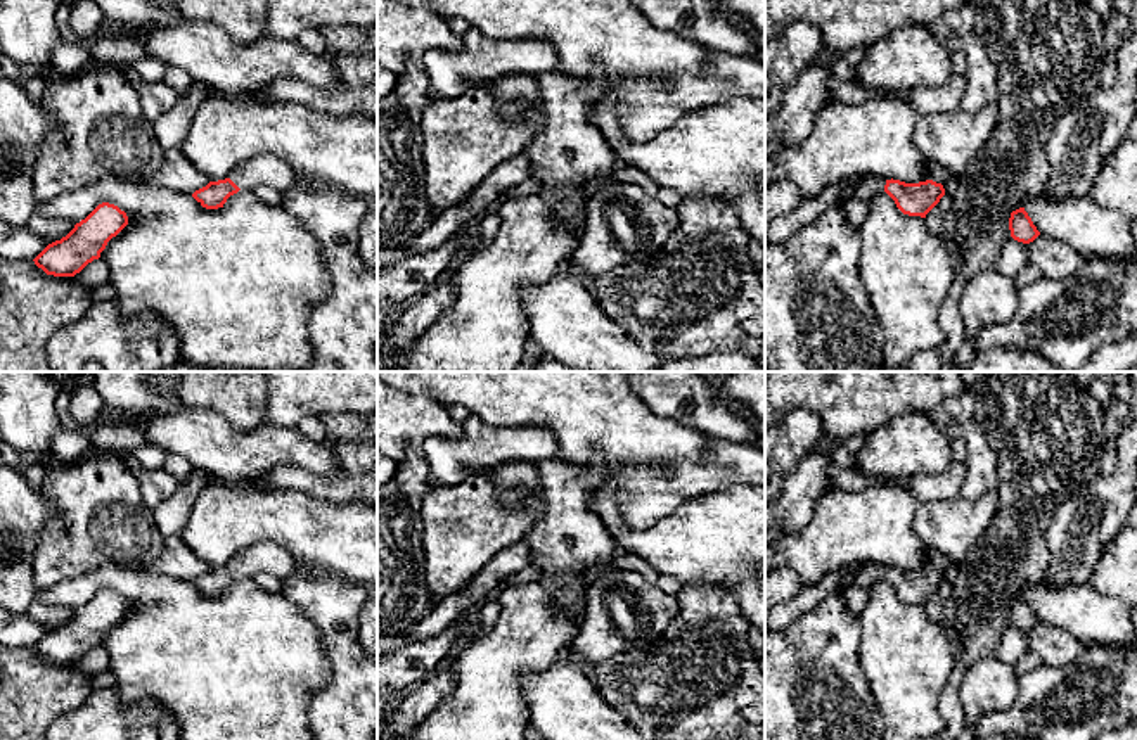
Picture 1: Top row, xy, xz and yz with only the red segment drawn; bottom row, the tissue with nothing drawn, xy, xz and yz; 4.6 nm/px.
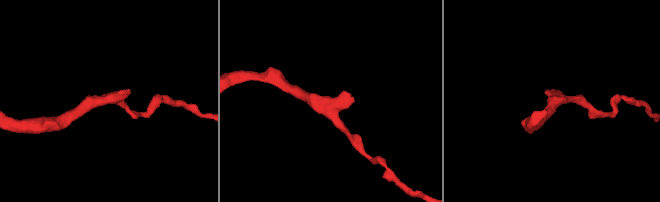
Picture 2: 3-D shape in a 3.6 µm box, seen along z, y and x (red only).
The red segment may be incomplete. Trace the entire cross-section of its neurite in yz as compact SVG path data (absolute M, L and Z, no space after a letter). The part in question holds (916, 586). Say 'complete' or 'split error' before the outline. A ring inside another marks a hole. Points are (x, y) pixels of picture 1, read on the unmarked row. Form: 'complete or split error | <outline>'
split error | M865 562L851 565L851 571L843 577L838 593L841 593L848 586L860 586L869 590L876 581L881 579L886 579L903 602L921 605L926 605L926 602L945 583L943 572L933 567L905 571L893 565L886 567L877 562Z

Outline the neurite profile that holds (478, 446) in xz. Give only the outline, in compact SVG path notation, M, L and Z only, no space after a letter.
M469 415L459 439L431 437L421 451L429 465L427 491L433 491L460 484L467 470L556 458L559 446L547 427L490 429Z

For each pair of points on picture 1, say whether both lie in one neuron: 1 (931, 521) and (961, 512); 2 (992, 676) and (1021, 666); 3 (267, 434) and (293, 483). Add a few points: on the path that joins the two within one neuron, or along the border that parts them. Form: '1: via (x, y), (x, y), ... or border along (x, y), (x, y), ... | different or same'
1: via (938, 521), (954, 519) | same
2: border along (1011, 664), (1018, 675) | different
3: border along (324, 472), (274, 465), (248, 483) | different

